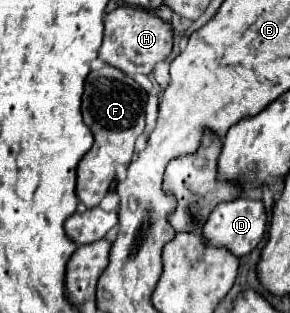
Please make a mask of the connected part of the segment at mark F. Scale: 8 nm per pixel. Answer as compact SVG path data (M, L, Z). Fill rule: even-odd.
M104 66L88 74L82 96L82 116L94 134L94 146L78 164L76 184L76 196L86 204L86 208L98 206L110 190L118 166L128 166L132 162L136 138L144 130L144 108L146 92L118 68Z

